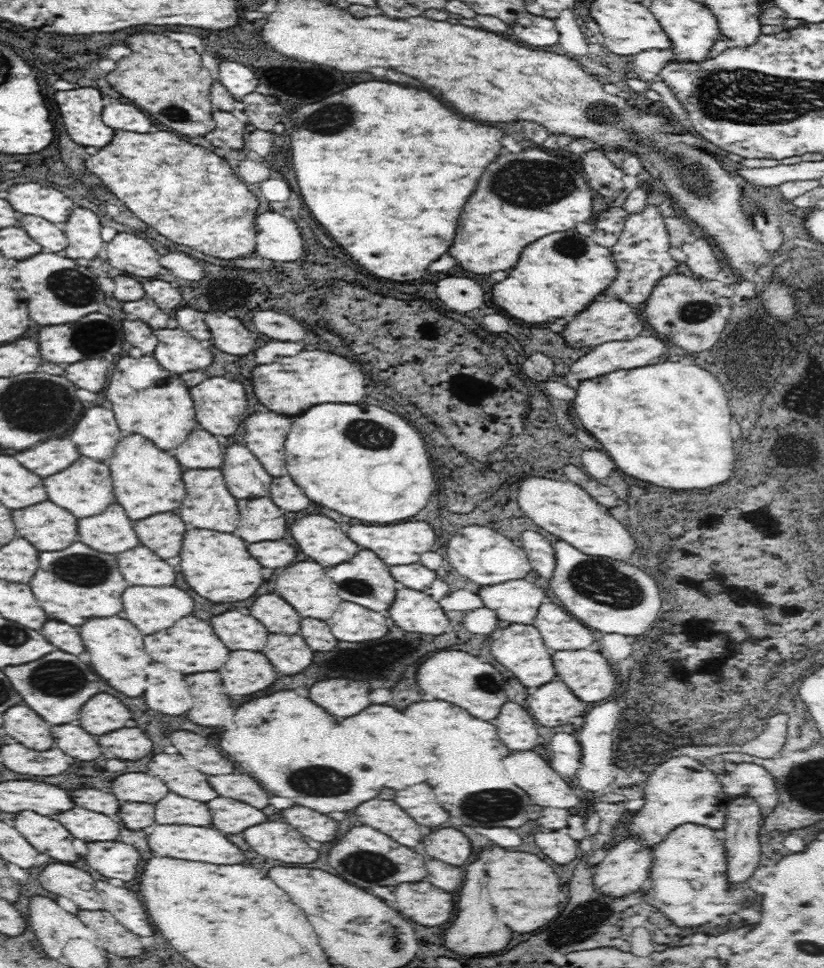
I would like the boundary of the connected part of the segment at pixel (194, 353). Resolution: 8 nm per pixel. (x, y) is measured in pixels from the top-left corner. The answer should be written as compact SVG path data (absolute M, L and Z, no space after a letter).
M154 330L158 346L154 348L154 360L174 374L206 370L212 364L210 350L202 348L198 340L184 330Z

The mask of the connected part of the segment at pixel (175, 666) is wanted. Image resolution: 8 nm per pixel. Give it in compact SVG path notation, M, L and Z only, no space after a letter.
M186 616L180 618L172 628L160 630L144 638L146 652L152 656L154 662L166 664L170 670L178 670L182 674L196 674L196 672L214 672L226 664L230 650L218 640L212 626L200 618Z

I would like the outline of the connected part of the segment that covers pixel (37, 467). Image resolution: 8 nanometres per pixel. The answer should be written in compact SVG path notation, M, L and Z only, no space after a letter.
M50 438L44 444L36 444L34 448L14 452L14 458L18 464L26 470L32 470L34 474L40 474L42 478L48 478L52 474L60 474L66 468L70 468L82 454L76 448L76 442L72 438Z

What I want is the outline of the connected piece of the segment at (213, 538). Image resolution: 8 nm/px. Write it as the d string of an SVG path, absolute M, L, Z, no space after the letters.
M188 530L184 536L184 544L180 550L180 560L182 560L182 574L186 584L200 594L202 598L210 600L210 602L240 602L246 600L250 596L256 594L256 590L260 588L260 584L264 582L260 570L262 566L248 554L246 544L240 536L236 534L228 534L228 532L218 532L218 530Z

